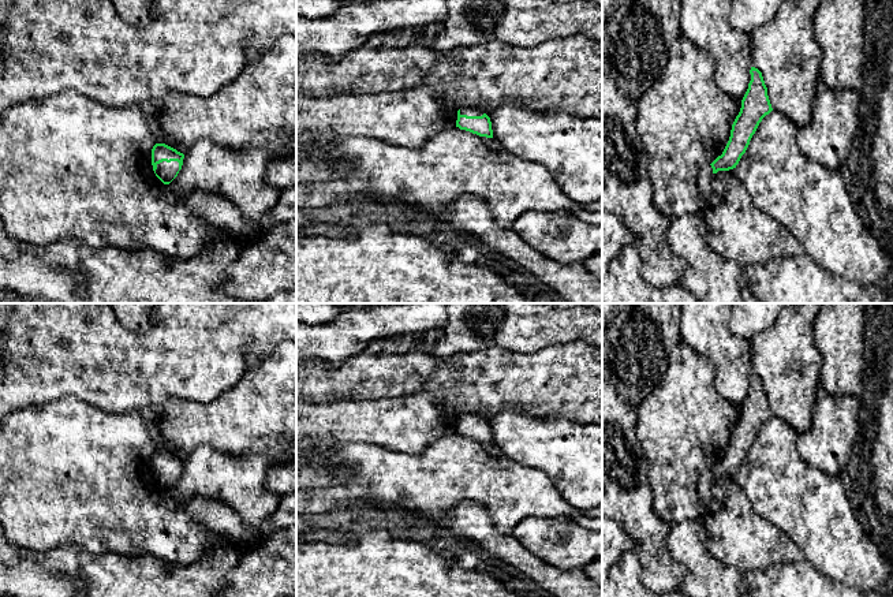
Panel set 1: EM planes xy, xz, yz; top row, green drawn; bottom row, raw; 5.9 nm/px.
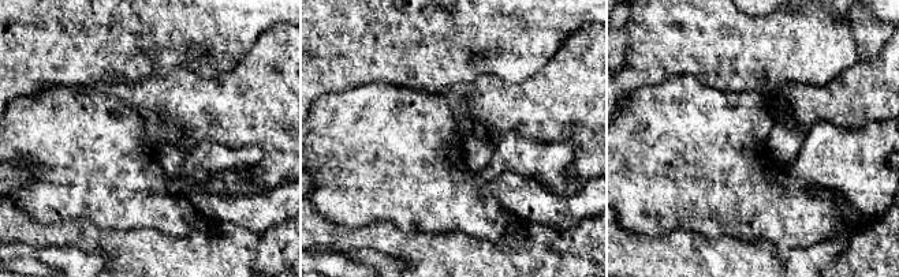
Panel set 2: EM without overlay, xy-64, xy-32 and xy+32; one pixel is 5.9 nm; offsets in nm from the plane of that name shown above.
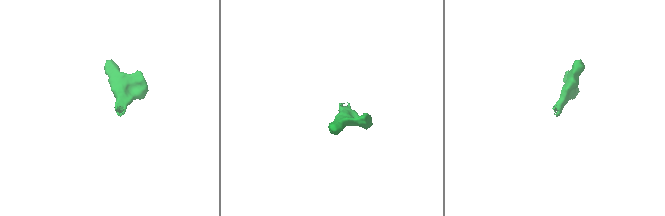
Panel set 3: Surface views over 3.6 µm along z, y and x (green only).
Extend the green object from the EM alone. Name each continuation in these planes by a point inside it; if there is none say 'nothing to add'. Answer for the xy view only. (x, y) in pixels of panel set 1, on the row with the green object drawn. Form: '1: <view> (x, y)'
1: xy (167, 171)

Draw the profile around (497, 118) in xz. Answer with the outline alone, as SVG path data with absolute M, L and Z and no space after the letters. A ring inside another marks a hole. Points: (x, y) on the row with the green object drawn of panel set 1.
M507 104L490 122L507 152L542 164L572 201L582 206L602 201L602 119Z

